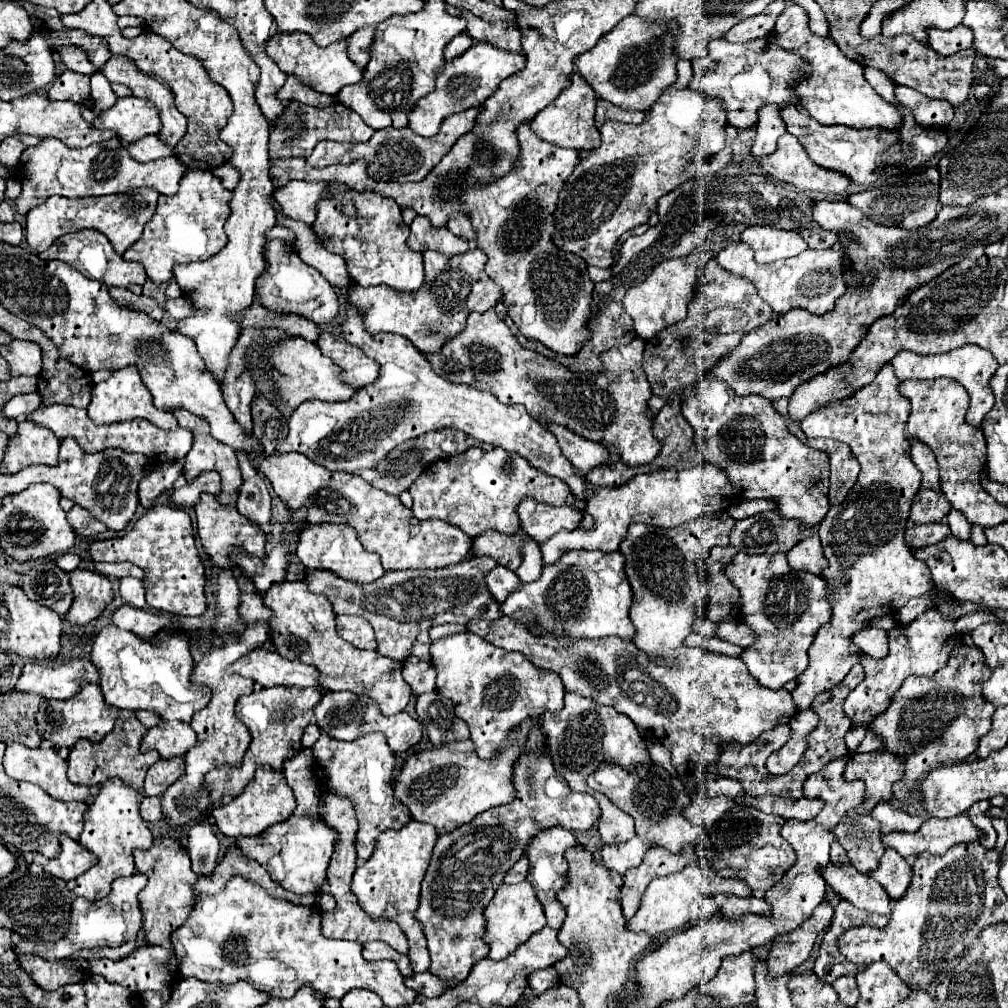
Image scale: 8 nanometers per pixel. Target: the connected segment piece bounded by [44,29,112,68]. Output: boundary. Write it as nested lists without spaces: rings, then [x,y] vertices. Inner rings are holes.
[[[81,29],[66,30],[66,32],[46,32],[44,38],[50,42],[50,50],[58,50],[64,44],[72,44],[82,48],[88,54],[88,60],[94,64],[94,68],[102,68],[108,58],[112,56],[108,50],[108,42],[104,38],[92,36]]]

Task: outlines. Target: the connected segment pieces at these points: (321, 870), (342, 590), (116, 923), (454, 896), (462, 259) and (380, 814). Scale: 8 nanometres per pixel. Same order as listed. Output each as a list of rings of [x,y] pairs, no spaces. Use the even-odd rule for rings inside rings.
[[[290,816],[282,824],[274,824],[258,836],[238,838],[236,844],[242,848],[246,856],[262,864],[274,882],[278,882],[284,890],[296,892],[300,896],[300,894],[318,894],[318,890],[322,888],[326,878],[326,868],[334,852],[334,840],[336,832],[328,828],[324,820]]]
[[[472,556],[462,564],[436,570],[398,570],[386,572],[382,578],[370,584],[350,584],[326,570],[308,570],[304,580],[310,592],[324,594],[334,614],[356,614],[366,618],[378,640],[378,652],[392,660],[404,662],[410,656],[410,646],[422,630],[430,630],[436,624],[458,622],[466,624],[472,618],[498,620],[502,616],[500,604],[492,598],[486,588],[486,574],[496,566],[490,558]],[[434,618],[434,620],[432,620]]]
[[[136,872],[130,878],[118,878],[112,884],[112,890],[106,898],[98,902],[90,902],[84,898],[76,898],[72,904],[72,922],[68,934],[58,942],[44,942],[34,938],[22,938],[20,946],[16,946],[18,954],[38,954],[46,960],[62,960],[70,958],[72,952],[78,952],[82,948],[92,946],[122,946],[130,940],[136,940],[140,928],[142,928],[142,912],[138,904],[138,892],[146,886],[146,878]]]
[[[542,744],[536,750],[522,750],[518,760],[514,762],[514,772],[512,772],[512,784],[516,790],[516,796],[510,804],[490,808],[482,814],[478,814],[472,822],[452,830],[450,834],[444,834],[438,838],[432,854],[430,868],[426,872],[426,878],[422,882],[422,892],[420,892],[420,906],[416,910],[416,920],[422,926],[422,932],[428,940],[428,950],[432,956],[430,972],[438,976],[440,980],[448,982],[450,986],[466,980],[470,974],[472,966],[488,956],[488,944],[482,940],[484,924],[486,920],[482,918],[482,910],[486,904],[492,900],[494,892],[504,880],[504,874],[514,866],[516,860],[524,854],[524,848],[528,842],[542,830],[560,826],[566,830],[588,830],[592,824],[600,818],[600,808],[594,798],[588,794],[572,792],[570,786],[562,776],[556,776],[552,758],[548,754],[546,744]]]
[[[474,248],[466,254],[456,254],[456,256],[446,256],[442,252],[426,250],[424,252],[424,284],[422,284],[420,290],[416,290],[416,292],[398,292],[390,286],[374,286],[374,288],[356,286],[350,292],[350,302],[360,308],[362,316],[364,316],[364,326],[366,326],[366,330],[370,330],[370,334],[376,334],[376,332],[400,334],[400,336],[408,338],[420,352],[438,352],[442,342],[450,340],[452,336],[456,336],[458,332],[464,330],[466,318],[472,310],[484,314],[486,310],[494,308],[496,302],[500,302],[502,292],[486,276],[484,264],[486,264],[486,254],[482,254],[478,248]]]
[[[380,732],[366,734],[354,742],[340,742],[322,734],[320,740],[312,746],[312,752],[318,768],[324,774],[326,788],[330,788],[342,798],[350,798],[350,802],[354,804],[354,812],[358,820],[356,854],[360,860],[368,860],[372,856],[374,840],[380,832],[388,828],[396,830],[402,828],[406,822],[410,822],[410,812],[406,812],[406,806],[394,800],[394,790],[390,786],[396,774],[394,752],[390,752],[390,746],[386,744],[386,738]]]

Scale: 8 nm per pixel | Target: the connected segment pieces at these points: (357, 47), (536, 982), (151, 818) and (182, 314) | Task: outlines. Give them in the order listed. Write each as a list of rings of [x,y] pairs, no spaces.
[[[360,28],[358,32],[354,32],[346,42],[348,42],[348,58],[358,66],[358,68],[366,68],[368,62],[368,50],[374,38],[374,28]]]
[[[550,966],[550,968],[544,968],[544,970],[532,972],[528,982],[530,982],[530,988],[532,988],[536,994],[542,994],[542,992],[546,992],[548,988],[556,986],[556,984],[560,982],[560,978],[558,978],[558,972],[554,970],[554,966]]]
[[[146,798],[140,804],[140,814],[144,820],[148,822],[162,822],[162,806],[160,806],[160,798]]]
[[[180,296],[180,298],[172,298],[172,300],[166,300],[166,312],[174,318],[174,320],[184,320],[188,316],[192,316],[196,312],[194,304],[190,304],[190,300],[186,296]]]

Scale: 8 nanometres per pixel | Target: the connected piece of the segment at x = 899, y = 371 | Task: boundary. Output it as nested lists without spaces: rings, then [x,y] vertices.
[[[966,344],[962,348],[956,348],[948,354],[938,354],[938,356],[920,356],[914,352],[898,352],[898,356],[894,356],[894,360],[890,360],[890,366],[894,368],[894,374],[898,376],[898,380],[910,380],[910,378],[932,380],[932,378],[946,376],[946,378],[960,382],[966,388],[966,392],[970,394],[970,408],[966,412],[966,422],[970,426],[980,426],[984,416],[994,406],[994,392],[990,388],[990,378],[994,376],[998,362],[994,360],[992,352],[982,350],[974,344]]]

